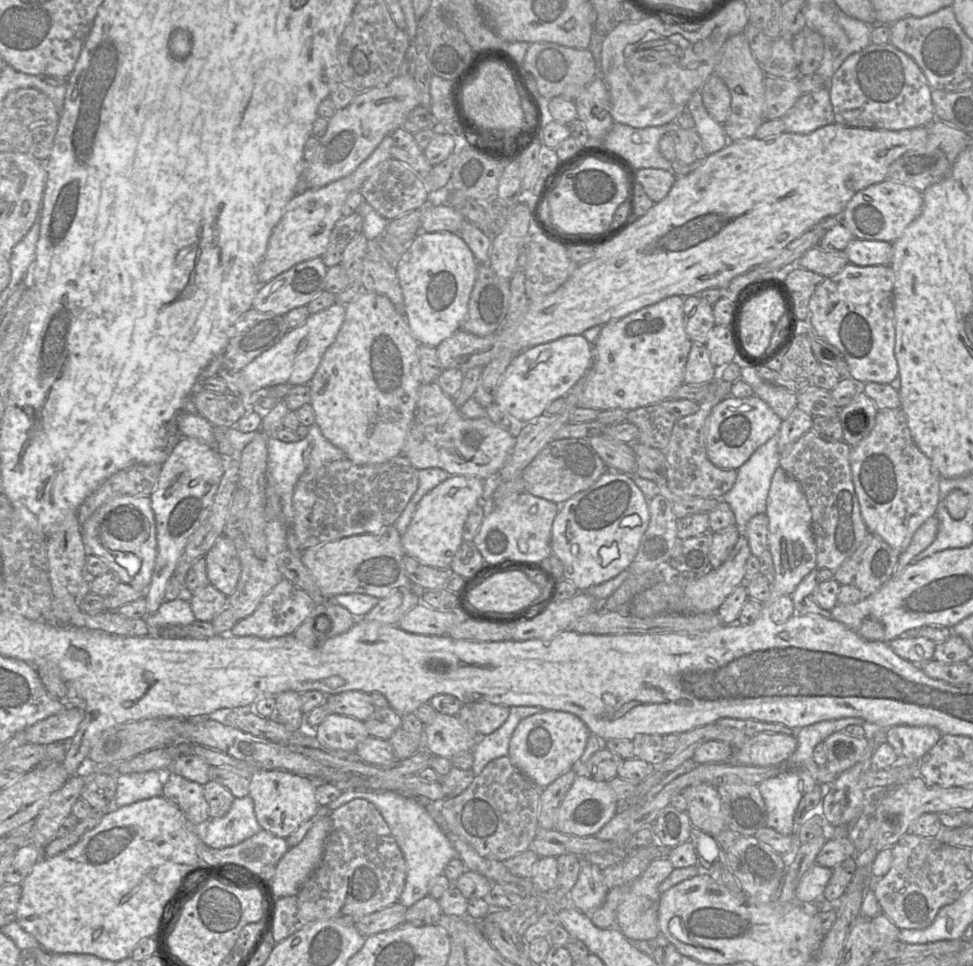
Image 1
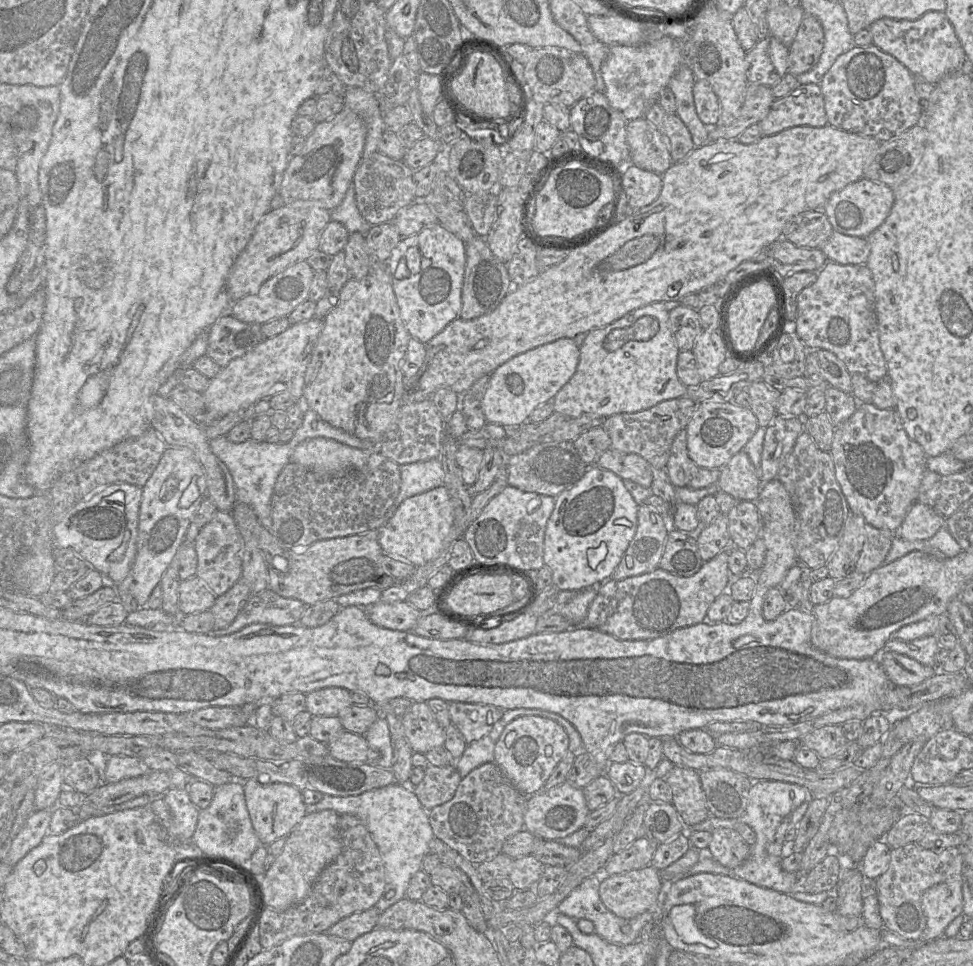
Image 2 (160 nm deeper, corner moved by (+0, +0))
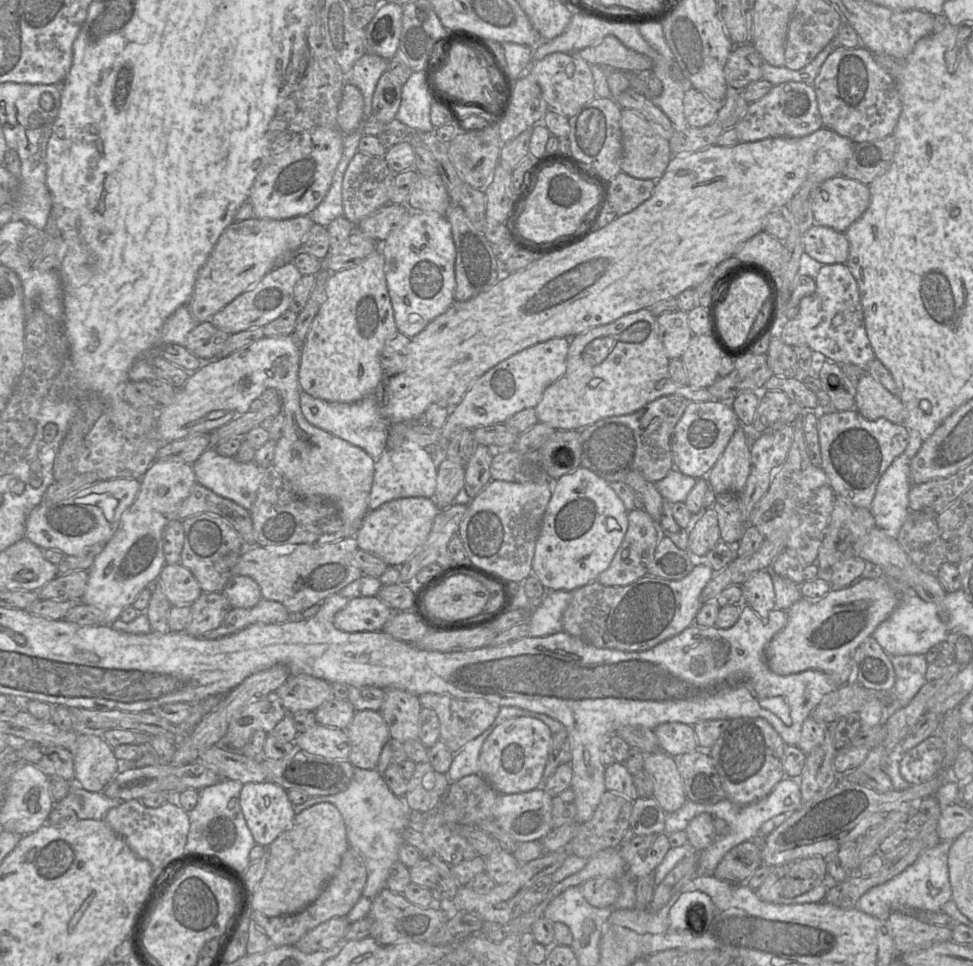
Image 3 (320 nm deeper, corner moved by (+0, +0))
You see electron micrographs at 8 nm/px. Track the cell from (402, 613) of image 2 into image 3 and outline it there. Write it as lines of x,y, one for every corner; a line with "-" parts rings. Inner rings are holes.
377,597
353,598
336,613
334,626
349,633
381,631
392,614

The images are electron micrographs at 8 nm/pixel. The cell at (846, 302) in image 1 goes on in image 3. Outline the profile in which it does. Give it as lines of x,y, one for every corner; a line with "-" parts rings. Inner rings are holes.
845,263
823,265
815,278
815,292
801,299
795,318
788,319
778,337
785,344
806,346
837,364
849,363
863,371
876,359
867,336
860,294

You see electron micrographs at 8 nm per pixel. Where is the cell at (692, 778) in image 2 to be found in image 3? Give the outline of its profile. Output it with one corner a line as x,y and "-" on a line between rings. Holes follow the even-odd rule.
661,750
646,754
644,771
653,781
653,798
666,813
677,811
687,801
676,758

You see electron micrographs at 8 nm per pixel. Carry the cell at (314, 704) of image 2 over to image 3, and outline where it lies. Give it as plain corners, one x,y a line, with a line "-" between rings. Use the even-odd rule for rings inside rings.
292,674
275,692
288,714
314,712
322,703
334,699
330,683
306,674

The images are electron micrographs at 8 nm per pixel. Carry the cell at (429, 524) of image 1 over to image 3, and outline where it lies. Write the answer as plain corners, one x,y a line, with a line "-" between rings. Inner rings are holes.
423,497
394,499
369,510
355,535
358,549
378,556
388,566
400,567
425,544
439,511
432,498

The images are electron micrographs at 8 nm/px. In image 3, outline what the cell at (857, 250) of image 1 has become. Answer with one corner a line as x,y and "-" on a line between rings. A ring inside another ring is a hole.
814,224
802,237
804,252
822,263
845,263
849,256
849,242
843,232

